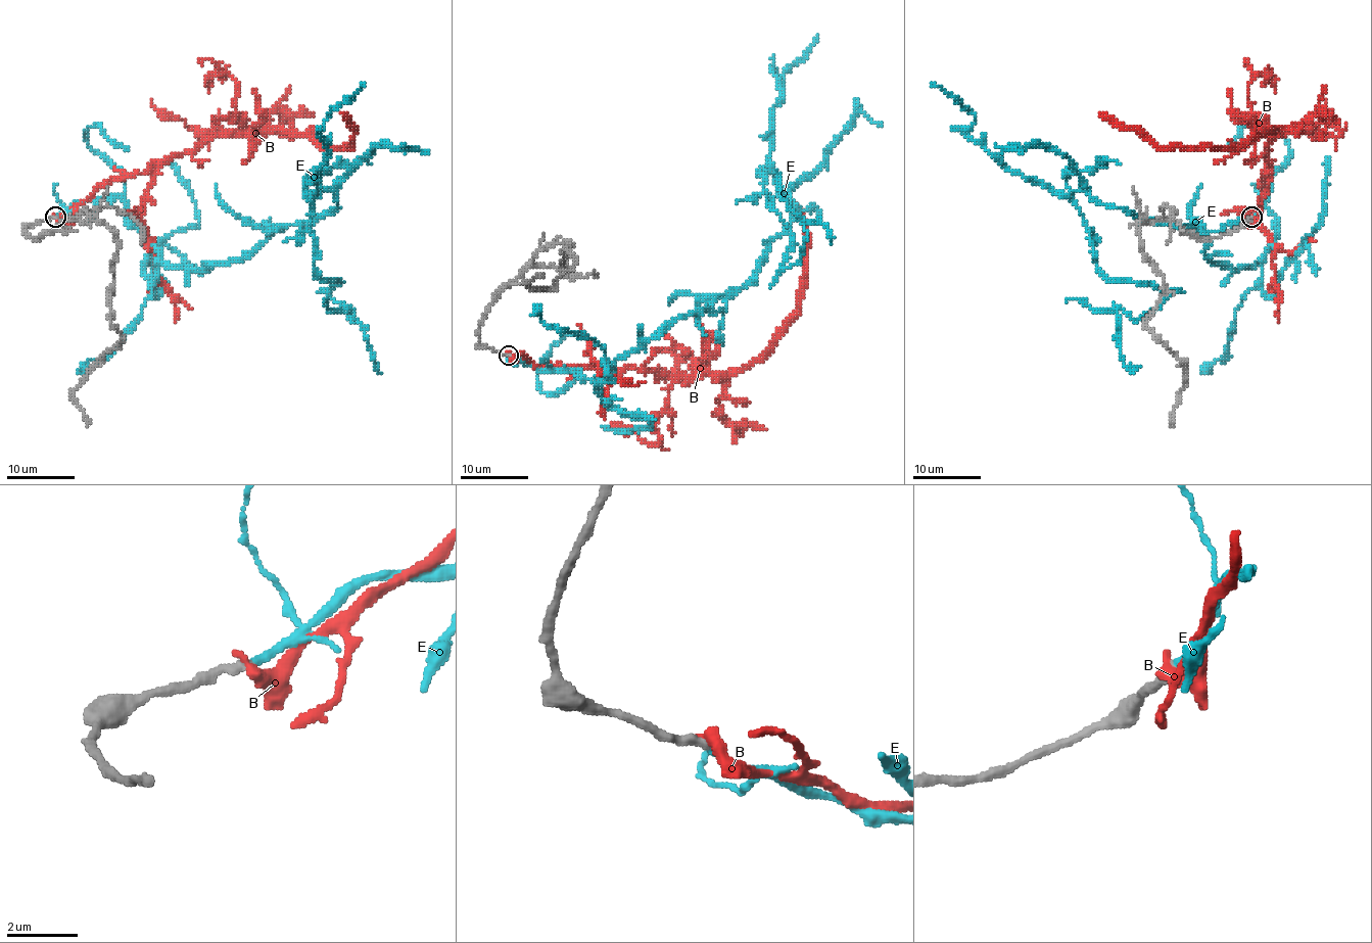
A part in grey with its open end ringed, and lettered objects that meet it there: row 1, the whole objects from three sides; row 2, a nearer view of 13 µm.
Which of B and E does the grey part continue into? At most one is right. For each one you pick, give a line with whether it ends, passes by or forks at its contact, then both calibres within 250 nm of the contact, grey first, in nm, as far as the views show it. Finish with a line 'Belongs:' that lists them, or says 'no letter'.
E: it ends | 240/200 nm
Belongs: E

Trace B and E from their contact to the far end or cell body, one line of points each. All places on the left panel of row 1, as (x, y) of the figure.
B: (54, 217), (218, 135), (287, 130), (321, 147), (352, 147), (341, 111)
E: (55, 217), (120, 198), (163, 264), (201, 267), (316, 220), (329, 189), (314, 266), (376, 365)

